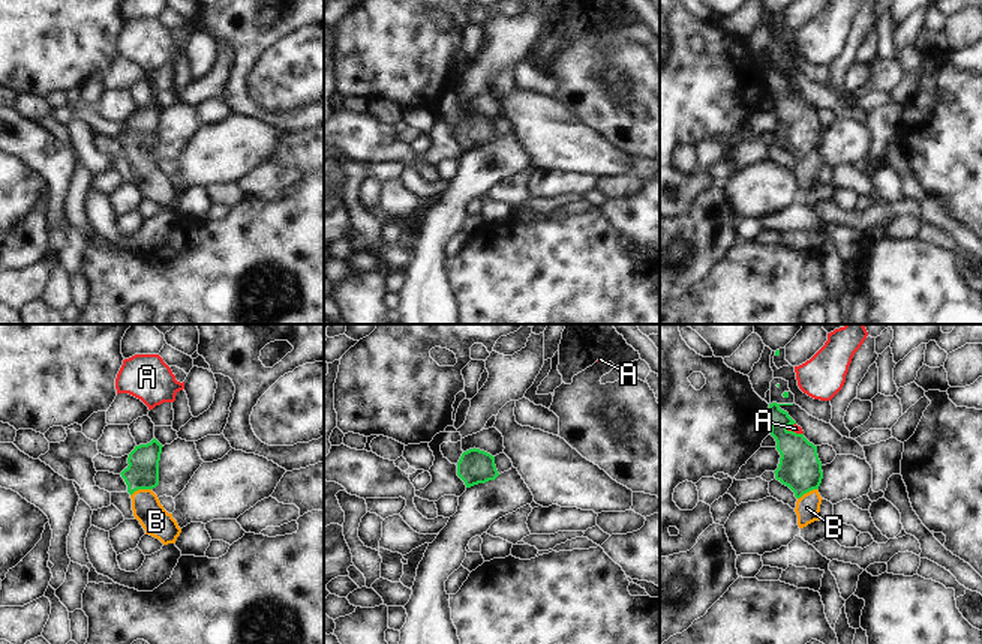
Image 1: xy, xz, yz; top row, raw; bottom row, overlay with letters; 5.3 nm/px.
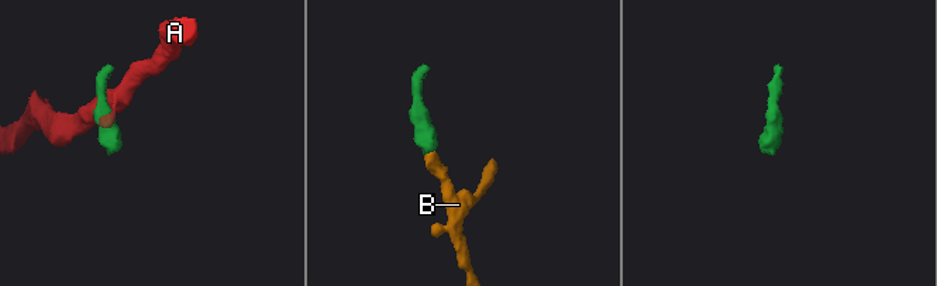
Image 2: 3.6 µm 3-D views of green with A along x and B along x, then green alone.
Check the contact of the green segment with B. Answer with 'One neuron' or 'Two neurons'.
One neuron

